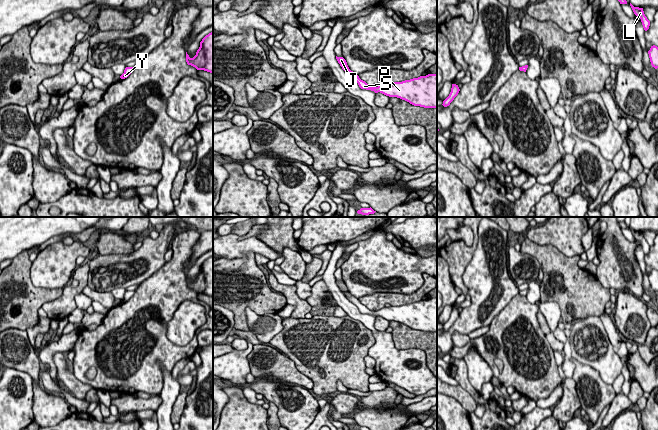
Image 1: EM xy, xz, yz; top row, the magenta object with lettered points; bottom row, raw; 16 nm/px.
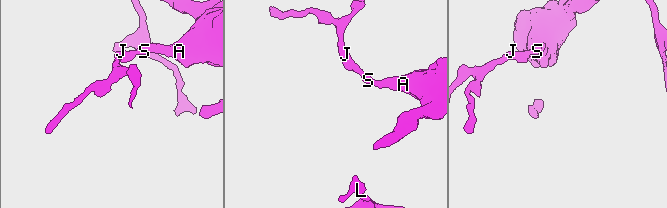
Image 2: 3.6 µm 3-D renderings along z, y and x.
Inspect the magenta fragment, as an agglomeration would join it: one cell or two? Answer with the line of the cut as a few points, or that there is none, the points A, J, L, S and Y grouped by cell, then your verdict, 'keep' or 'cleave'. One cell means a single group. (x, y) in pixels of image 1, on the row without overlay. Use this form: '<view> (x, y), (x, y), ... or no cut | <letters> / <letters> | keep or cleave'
no cut | A J L S Y | keep

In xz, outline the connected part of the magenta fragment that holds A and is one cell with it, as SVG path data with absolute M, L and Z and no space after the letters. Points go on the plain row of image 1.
M343 281L336 283L346 298L355 304L361 313L382 317L389 321L397 321L414 330L437 332L437 297L420 300L402 306L384 307L378 311L371 311L359 300L351 295Z

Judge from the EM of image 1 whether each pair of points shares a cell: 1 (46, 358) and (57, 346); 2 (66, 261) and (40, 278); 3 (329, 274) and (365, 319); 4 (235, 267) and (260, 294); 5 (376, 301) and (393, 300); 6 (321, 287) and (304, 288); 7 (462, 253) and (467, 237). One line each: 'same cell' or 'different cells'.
1: same cell
2: same cell
3: same cell
4: same cell
5: same cell
6: different cells
7: different cells

